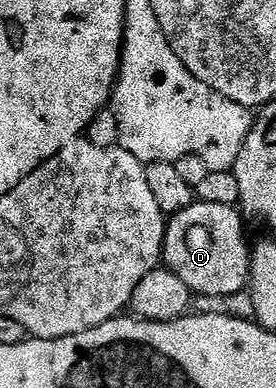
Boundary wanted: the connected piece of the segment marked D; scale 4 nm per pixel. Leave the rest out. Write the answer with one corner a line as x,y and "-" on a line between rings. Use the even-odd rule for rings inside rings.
197,200
186,211
171,214
164,230
163,264
193,294
204,297
232,297
235,293
243,294
248,284
248,263
250,260
250,241
244,238
245,218
233,206
222,203
208,203

